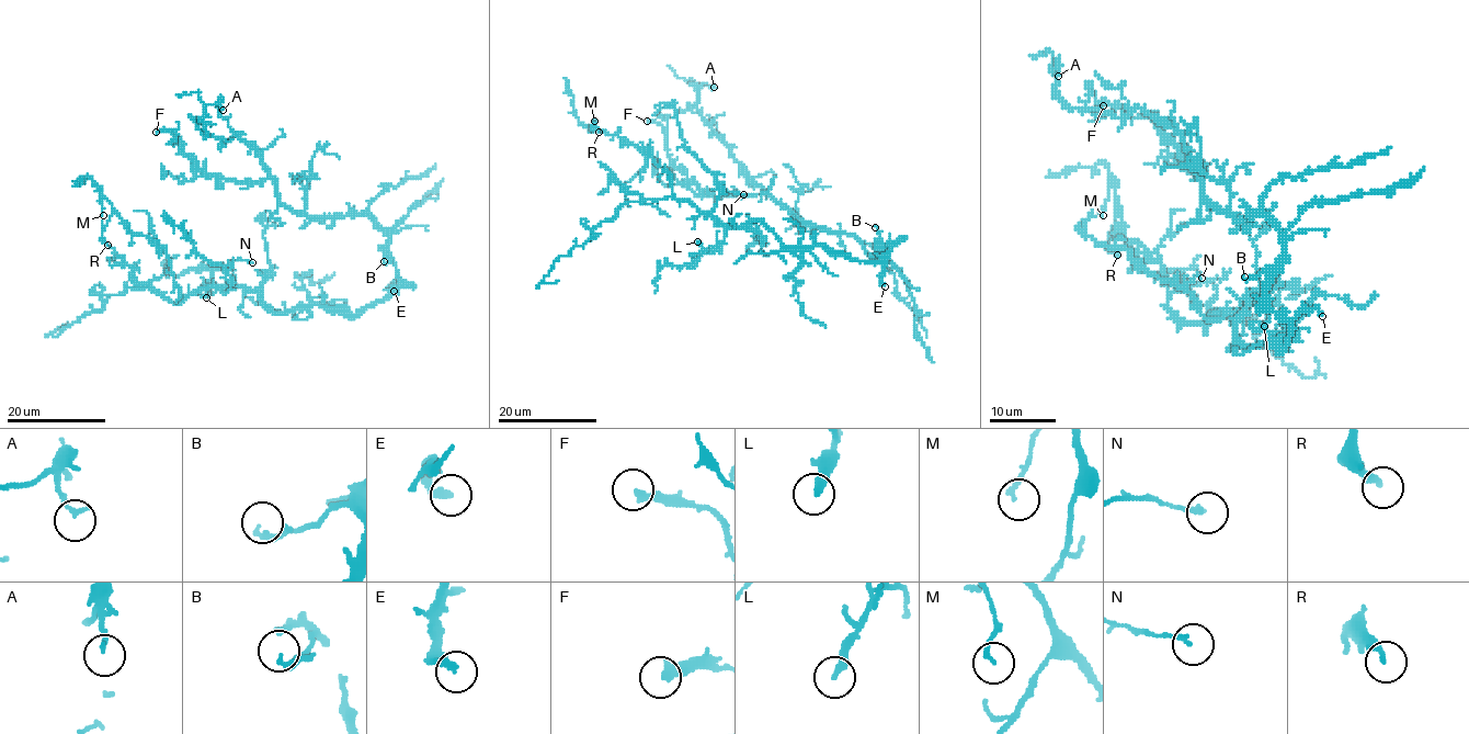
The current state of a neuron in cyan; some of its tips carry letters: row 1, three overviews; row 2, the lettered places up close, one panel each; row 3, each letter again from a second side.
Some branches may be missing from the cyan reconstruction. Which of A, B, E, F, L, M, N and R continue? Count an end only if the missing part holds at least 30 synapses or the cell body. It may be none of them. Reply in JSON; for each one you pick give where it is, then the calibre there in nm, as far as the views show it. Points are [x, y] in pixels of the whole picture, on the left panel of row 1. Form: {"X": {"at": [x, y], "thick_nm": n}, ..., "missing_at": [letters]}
{"E": {"at": [394, 291], "thick_nm": 240}, "missing_at": ["E"]}

